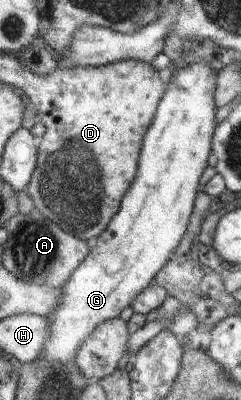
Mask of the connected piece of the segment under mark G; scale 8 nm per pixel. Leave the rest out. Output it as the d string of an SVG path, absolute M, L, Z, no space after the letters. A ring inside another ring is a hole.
M193 62L183 68L172 68L169 84L157 105L151 126L143 136L137 176L123 195L119 210L112 216L107 228L95 240L87 258L77 266L67 284L59 306L47 316L51 322L49 340L39 358L51 366L73 364L79 348L87 336L102 322L119 318L127 306L133 304L139 292L151 284L154 276L169 262L169 254L177 248L187 232L189 219L198 193L199 178L207 168L215 130L215 72L205 62Z

